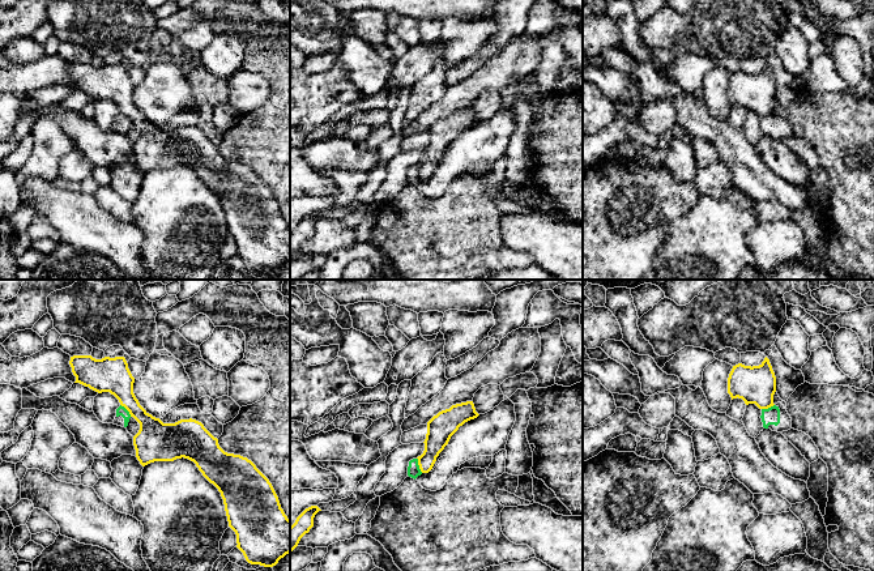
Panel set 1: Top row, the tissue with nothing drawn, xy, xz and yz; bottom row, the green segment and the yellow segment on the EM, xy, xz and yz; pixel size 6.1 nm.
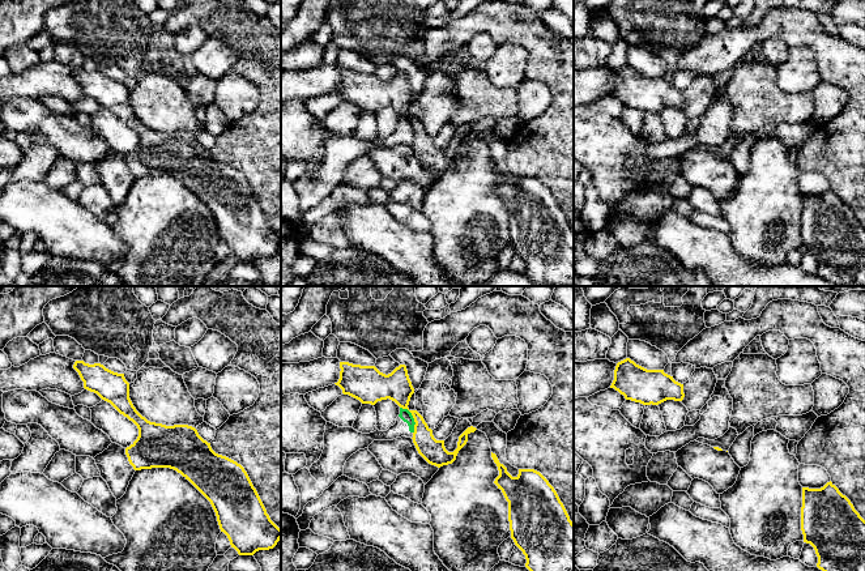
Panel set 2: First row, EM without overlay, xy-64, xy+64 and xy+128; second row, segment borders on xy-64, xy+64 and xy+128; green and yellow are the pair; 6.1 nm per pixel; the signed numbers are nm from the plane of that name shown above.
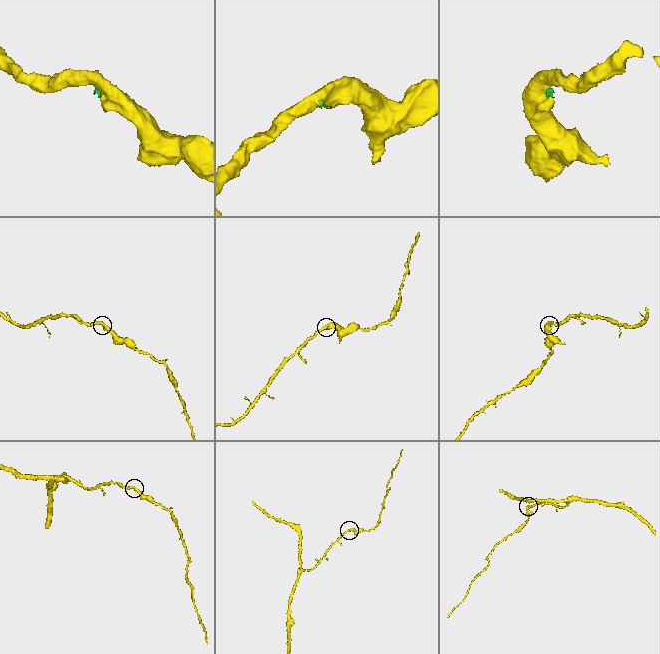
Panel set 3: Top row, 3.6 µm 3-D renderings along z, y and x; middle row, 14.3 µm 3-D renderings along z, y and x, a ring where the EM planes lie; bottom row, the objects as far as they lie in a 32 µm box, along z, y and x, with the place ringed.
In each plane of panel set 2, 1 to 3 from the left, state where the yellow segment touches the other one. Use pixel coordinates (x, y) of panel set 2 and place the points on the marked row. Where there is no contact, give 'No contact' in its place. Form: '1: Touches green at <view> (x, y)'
1: No contact
2: Touches green at xy+64 (413, 418)
3: No contact

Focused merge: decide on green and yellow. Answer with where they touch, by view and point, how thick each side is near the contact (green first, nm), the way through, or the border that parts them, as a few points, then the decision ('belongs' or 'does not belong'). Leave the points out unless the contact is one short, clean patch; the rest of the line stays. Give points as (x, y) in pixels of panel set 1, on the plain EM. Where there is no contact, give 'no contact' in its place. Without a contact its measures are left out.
meets green in xz at (418, 173); 80 nm thick on the green side, 160 nm on the other; border along xz (417, 165), (417, 171), (422, 179); does not belong

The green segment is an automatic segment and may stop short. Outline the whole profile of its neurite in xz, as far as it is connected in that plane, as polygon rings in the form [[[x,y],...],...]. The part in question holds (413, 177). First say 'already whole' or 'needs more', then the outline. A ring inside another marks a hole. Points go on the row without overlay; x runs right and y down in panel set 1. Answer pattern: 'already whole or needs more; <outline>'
needs more; [[[507,106],[493,118],[460,133],[429,180],[421,179],[418,166],[410,167],[408,183],[417,187],[426,197],[443,196],[465,169],[478,163],[494,163],[506,157],[515,128],[515,111]]]

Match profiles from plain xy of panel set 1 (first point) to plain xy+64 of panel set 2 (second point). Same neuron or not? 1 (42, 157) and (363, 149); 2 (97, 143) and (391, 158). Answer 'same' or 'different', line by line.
1: same
2: same

